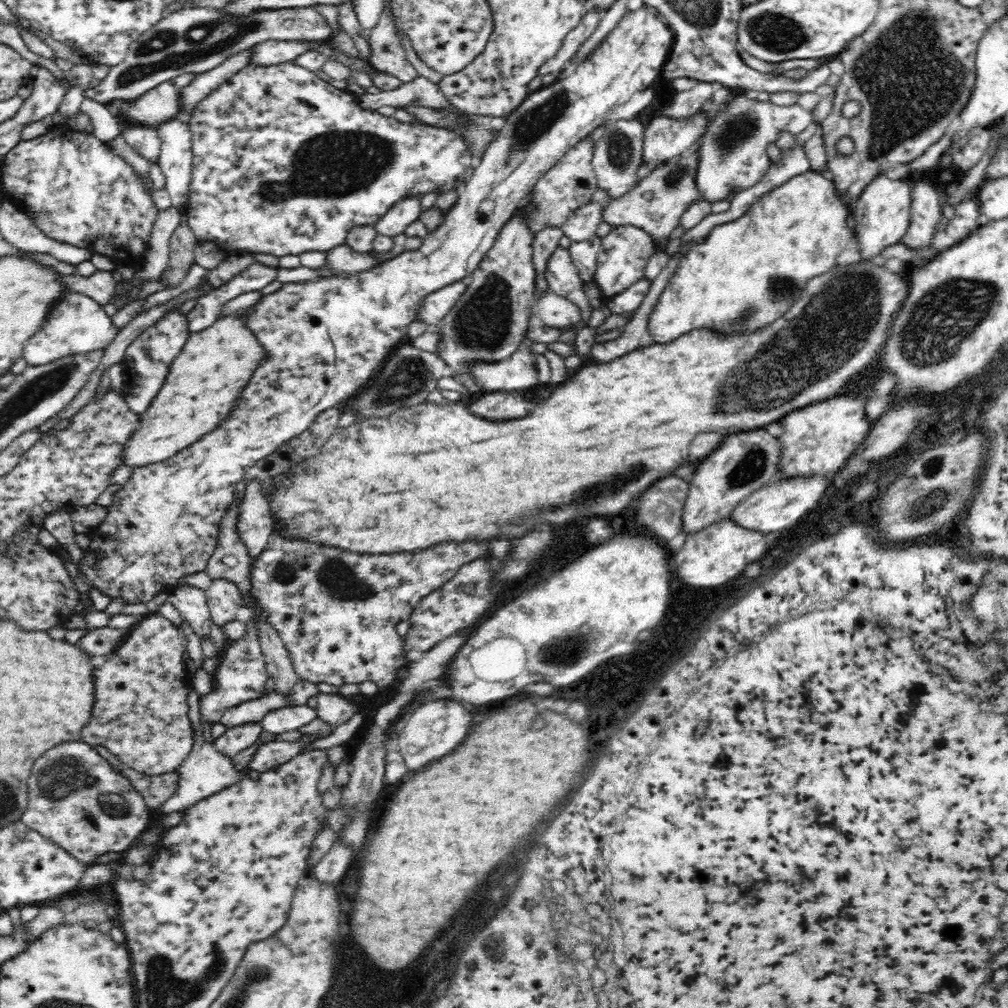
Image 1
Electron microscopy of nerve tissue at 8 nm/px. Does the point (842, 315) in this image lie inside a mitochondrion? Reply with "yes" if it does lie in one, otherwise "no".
yes

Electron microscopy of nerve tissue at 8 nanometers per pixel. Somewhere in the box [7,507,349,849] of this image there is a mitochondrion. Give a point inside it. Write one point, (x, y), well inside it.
(63, 776)

